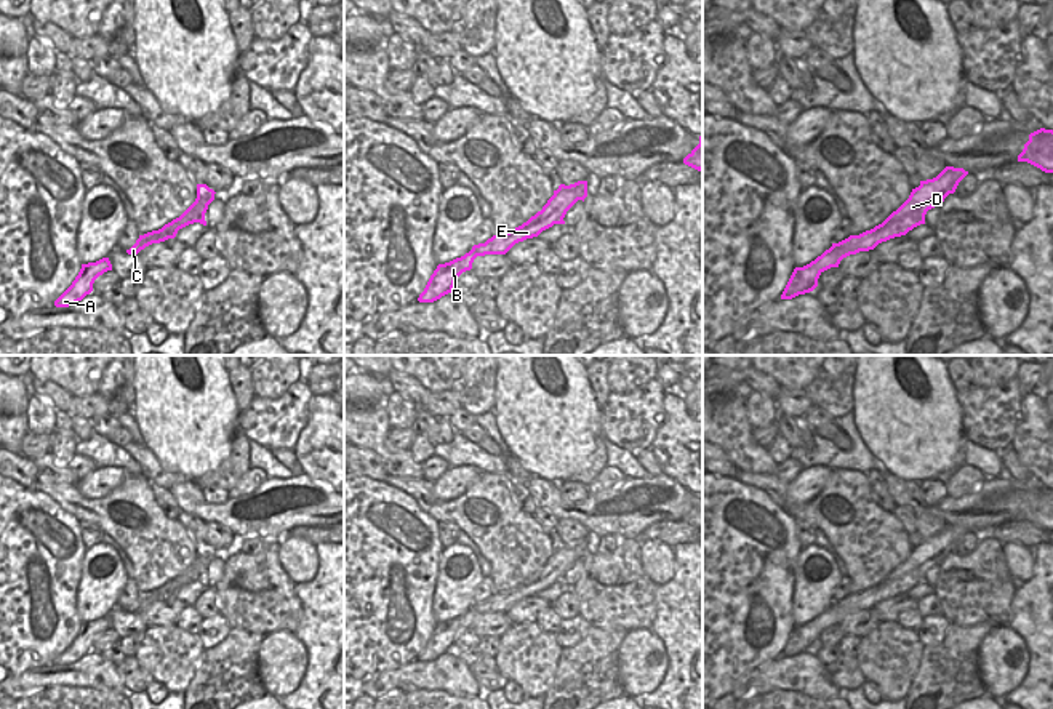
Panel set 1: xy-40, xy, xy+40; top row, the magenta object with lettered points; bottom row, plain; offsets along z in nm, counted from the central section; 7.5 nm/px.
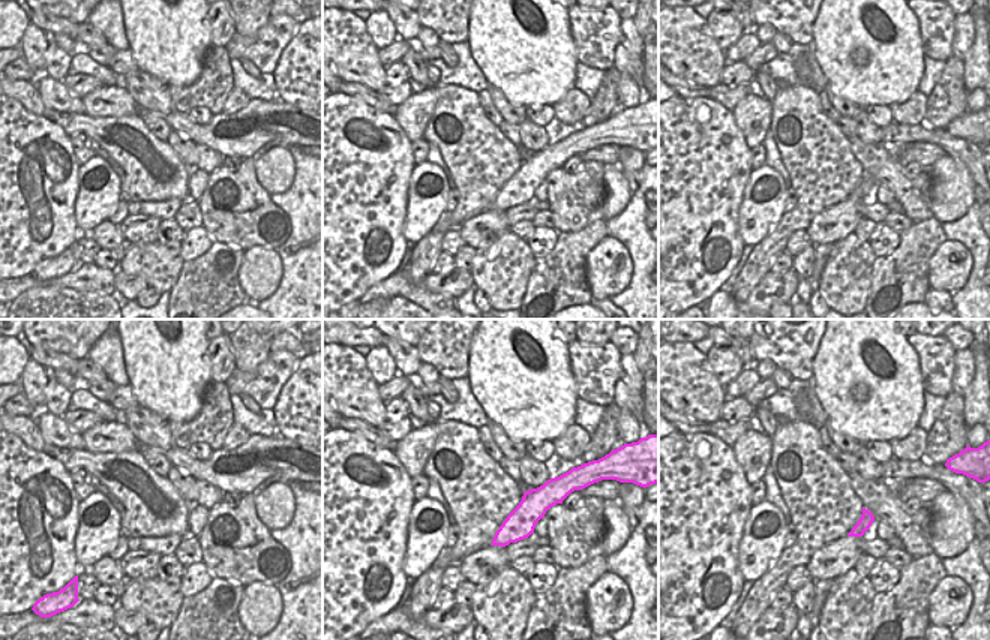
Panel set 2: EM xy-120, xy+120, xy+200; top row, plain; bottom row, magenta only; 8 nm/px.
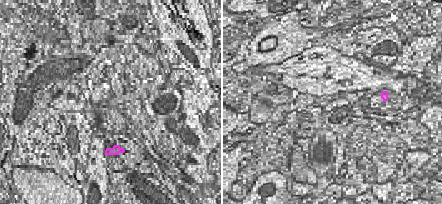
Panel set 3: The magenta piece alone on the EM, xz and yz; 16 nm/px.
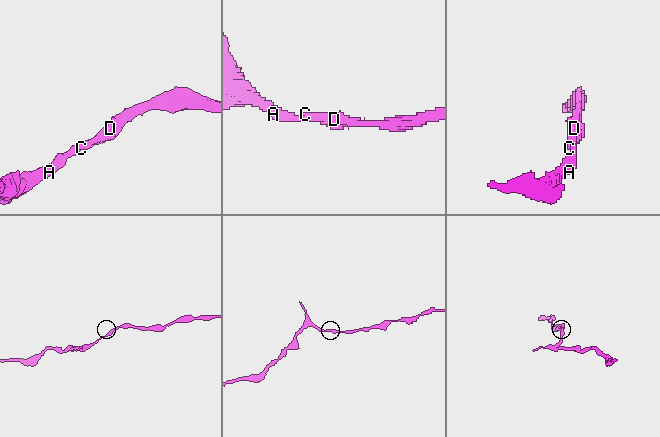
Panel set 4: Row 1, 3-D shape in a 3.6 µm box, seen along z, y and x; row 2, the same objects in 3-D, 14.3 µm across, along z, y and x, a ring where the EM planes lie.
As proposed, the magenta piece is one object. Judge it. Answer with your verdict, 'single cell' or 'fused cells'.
single cell

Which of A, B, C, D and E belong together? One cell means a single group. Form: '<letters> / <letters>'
A B C D E

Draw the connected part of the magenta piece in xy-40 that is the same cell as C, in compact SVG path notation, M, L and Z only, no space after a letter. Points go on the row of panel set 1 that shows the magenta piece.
M197 184L195 202L179 218L165 224L158 230L152 230L144 235L139 235L136 243L130 250L126 250L126 253L138 254L141 250L144 250L146 246L149 246L152 243L160 243L168 238L174 238L178 230L189 224L200 222L200 224L206 226L205 213L208 210L208 205L214 200L214 194L216 192L213 189L210 189L206 184Z

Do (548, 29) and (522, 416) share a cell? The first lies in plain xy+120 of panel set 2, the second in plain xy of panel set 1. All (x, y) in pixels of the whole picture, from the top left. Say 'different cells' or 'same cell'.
same cell

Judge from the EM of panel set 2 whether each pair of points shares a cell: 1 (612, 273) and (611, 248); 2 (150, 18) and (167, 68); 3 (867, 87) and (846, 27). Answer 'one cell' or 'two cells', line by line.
1: one cell
2: one cell
3: one cell

